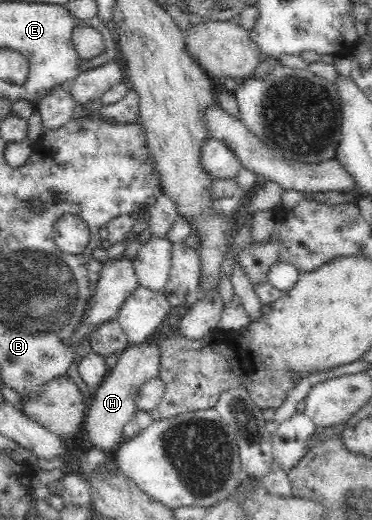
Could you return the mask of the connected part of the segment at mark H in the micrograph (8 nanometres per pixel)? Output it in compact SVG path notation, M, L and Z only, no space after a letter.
M152 337L142 343L130 344L118 357L116 367L107 373L106 378L95 390L92 390L92 396L83 417L83 425L94 448L114 455L115 449L123 441L123 427L138 410L134 398L138 389L146 381L159 377L160 341L159 338Z

